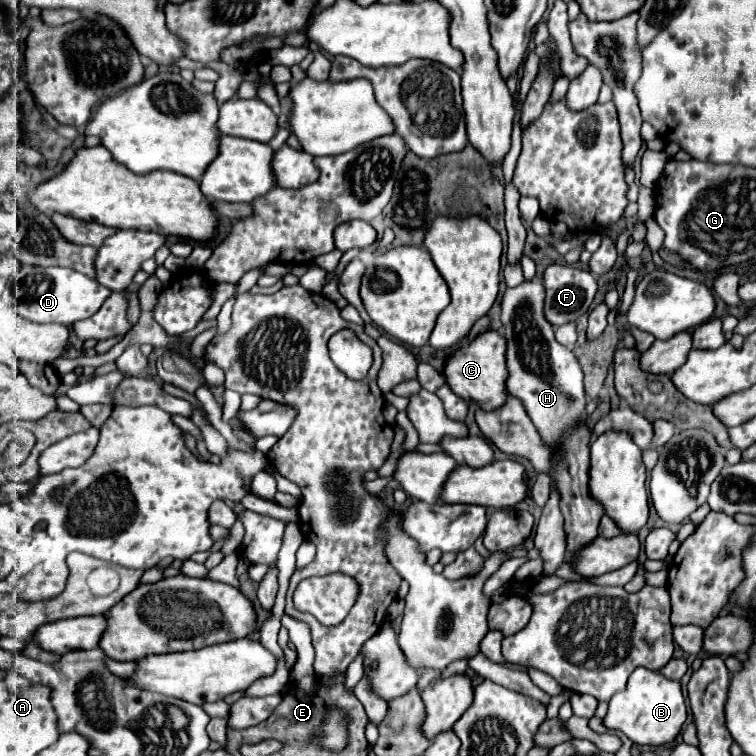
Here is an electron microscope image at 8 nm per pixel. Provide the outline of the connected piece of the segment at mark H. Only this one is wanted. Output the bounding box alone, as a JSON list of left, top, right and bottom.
[500,279,584,445]

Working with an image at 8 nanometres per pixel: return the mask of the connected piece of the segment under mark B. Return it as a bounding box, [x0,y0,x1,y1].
[604,667,686,747]

